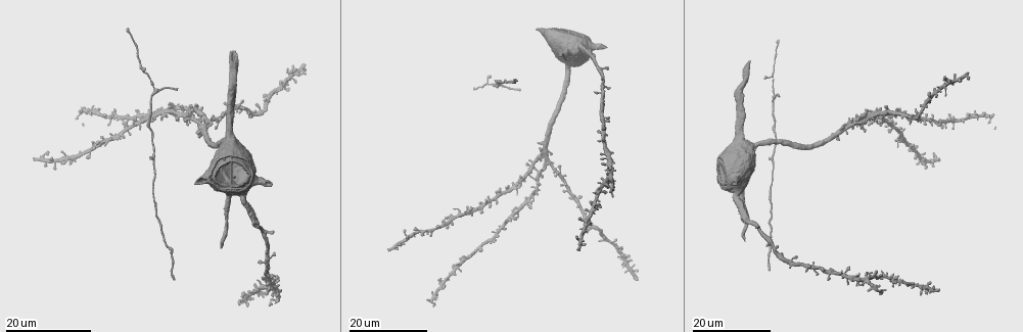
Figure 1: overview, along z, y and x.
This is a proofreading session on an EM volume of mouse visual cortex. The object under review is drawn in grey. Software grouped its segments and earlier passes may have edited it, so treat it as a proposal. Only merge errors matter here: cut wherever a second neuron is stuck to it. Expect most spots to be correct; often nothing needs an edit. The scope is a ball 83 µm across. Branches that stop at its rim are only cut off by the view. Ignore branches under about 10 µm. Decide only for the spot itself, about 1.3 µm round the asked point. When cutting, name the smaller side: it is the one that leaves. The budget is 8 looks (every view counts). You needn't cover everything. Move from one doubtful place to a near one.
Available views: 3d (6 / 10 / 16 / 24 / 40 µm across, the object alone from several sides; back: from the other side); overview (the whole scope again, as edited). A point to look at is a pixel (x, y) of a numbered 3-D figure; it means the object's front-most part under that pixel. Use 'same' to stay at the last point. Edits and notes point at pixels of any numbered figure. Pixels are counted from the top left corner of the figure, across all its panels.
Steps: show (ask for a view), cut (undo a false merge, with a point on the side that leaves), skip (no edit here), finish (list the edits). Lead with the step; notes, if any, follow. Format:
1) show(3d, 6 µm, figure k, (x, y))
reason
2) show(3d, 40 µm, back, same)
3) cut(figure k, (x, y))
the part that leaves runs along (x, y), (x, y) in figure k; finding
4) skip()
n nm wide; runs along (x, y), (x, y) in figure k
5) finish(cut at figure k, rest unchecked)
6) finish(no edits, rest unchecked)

show(3d, 16 µm, figure 1, (148, 120))
thick turns thin

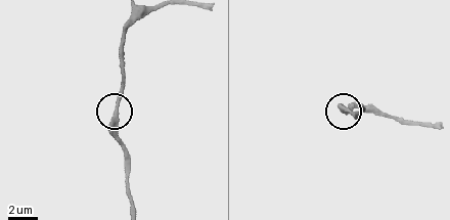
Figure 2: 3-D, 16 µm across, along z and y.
show(3d, 10 µm, figure 2, (116, 112))

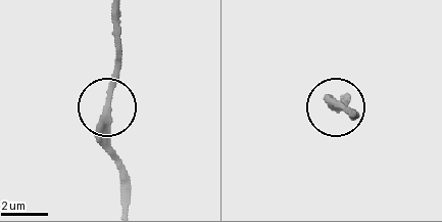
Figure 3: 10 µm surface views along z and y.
skip()
runs along (125, 205), (125, 170), (107, 140), (107, 87), (119, 48) in figure 3; all the same neuron

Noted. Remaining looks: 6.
show(3d, 16 µm, figure 1, (532, 166))
looks like a crossing

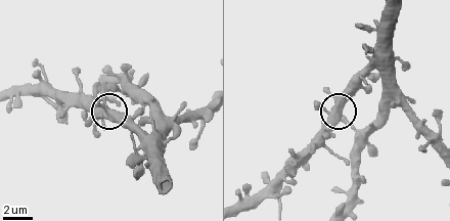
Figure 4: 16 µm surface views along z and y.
show(3d, 10 µm, same)

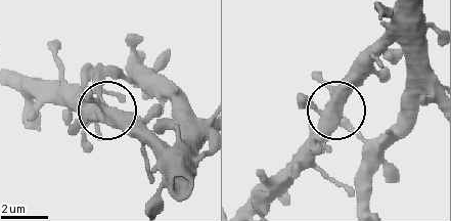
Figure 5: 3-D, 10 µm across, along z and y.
show(3d, 6 µm, same)
zoom in

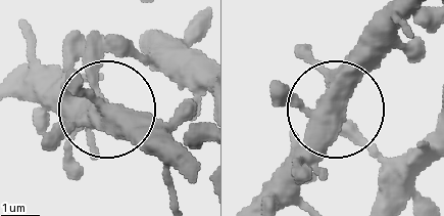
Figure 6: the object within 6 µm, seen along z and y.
skip()
4 arms; one neuron here

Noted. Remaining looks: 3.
show(3d, 24 µm, figure 1, (852, 126))
small branch off a trunk

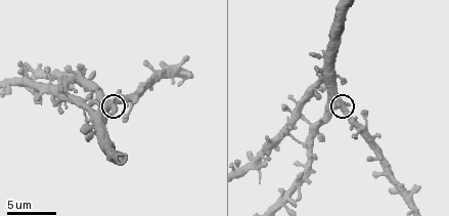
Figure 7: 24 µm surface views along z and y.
show(3d, 10 µm, figure 7, (108, 102))

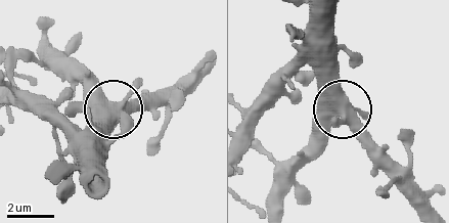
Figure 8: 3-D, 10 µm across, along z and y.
skip()
4 arms; one neuron here

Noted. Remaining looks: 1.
finish(no edits, rest unchecked)

